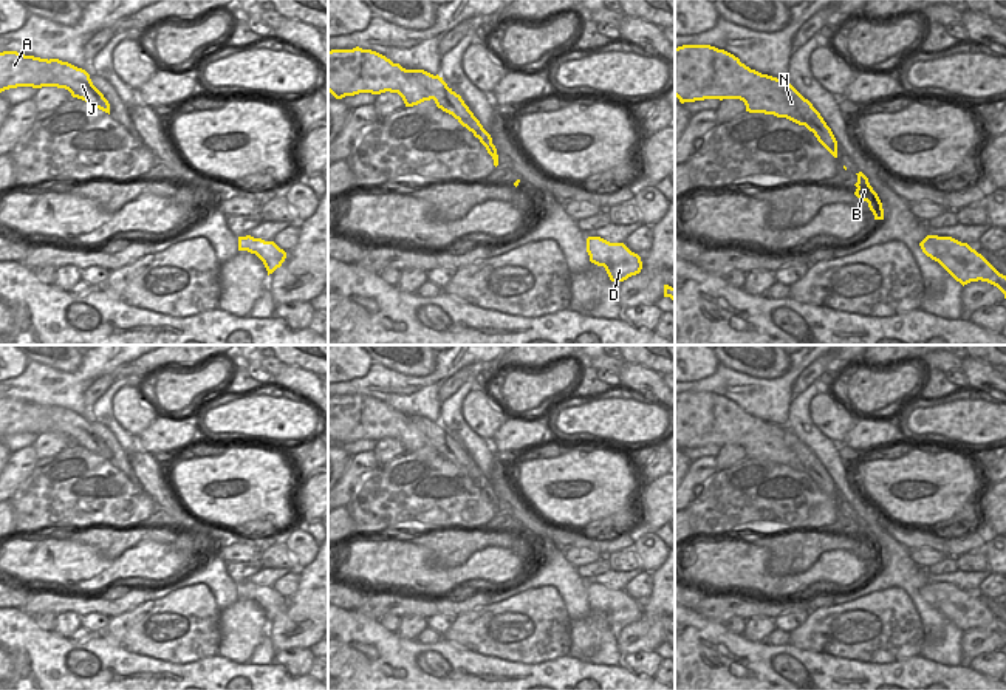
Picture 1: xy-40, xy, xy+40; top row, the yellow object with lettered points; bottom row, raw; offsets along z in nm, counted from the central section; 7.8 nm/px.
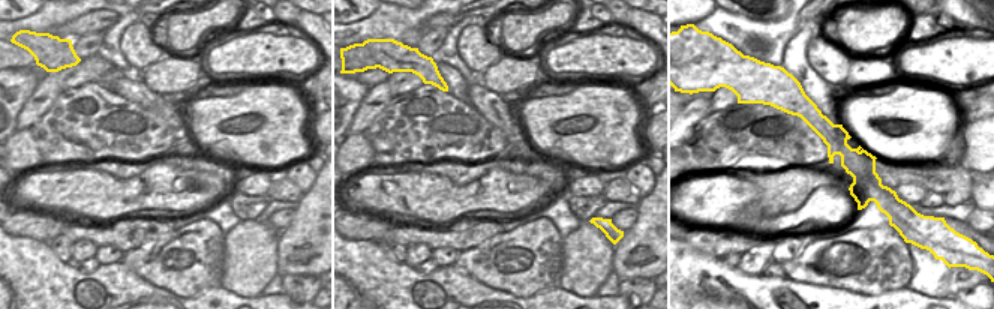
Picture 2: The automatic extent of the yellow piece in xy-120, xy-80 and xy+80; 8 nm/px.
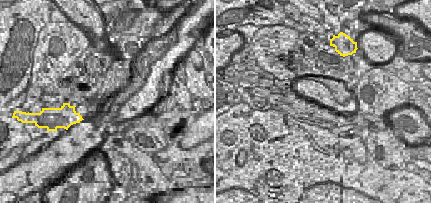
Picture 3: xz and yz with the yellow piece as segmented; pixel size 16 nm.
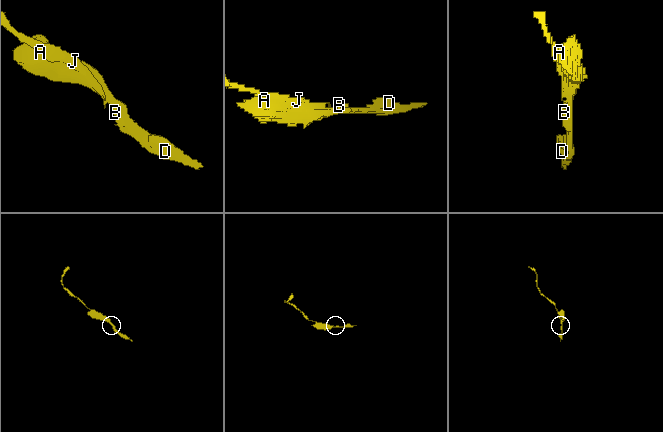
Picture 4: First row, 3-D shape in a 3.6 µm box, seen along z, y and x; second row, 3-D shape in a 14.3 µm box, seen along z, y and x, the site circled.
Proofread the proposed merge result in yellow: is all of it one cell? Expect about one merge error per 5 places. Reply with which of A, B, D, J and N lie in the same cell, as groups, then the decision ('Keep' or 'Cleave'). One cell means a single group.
Groups: A B D N / J. Cleave.

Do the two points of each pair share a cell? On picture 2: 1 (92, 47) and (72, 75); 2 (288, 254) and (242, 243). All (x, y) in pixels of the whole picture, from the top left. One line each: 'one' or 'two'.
1: two
2: two

